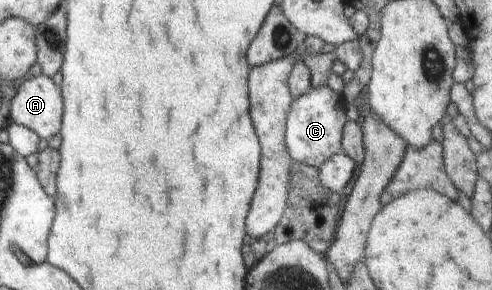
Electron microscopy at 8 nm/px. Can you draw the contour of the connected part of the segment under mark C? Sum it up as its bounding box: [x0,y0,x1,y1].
[285,85,351,168]

